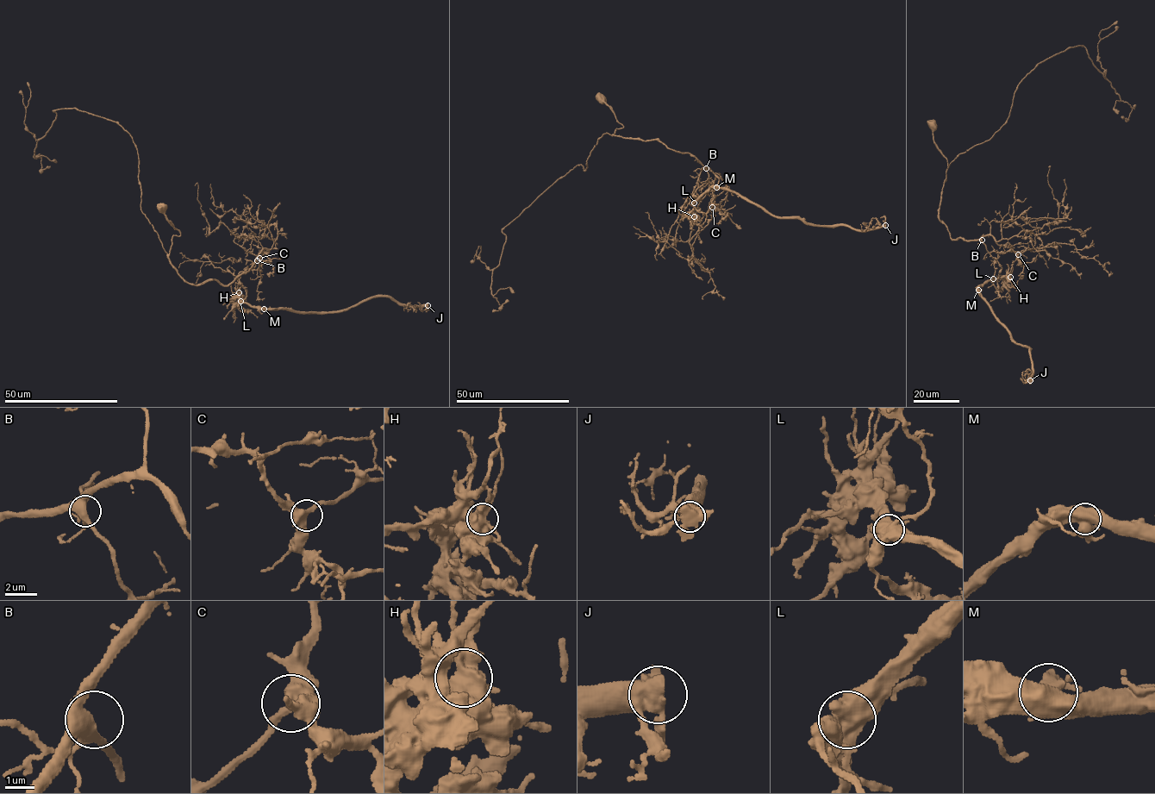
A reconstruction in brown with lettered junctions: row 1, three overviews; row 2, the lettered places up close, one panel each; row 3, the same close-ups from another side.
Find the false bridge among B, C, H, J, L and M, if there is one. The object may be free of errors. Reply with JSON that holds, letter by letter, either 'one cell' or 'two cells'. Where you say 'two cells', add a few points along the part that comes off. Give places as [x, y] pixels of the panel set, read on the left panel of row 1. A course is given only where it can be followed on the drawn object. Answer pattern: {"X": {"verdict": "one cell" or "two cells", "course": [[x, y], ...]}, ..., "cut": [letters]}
{"B": {"verdict": "one cell"}, "C": {"verdict": "one cell"}, "H": {"verdict": "one cell"}, "J": {"verdict": "one cell"}, "L": {"verdict": "two cells", "course": [[240, 301], [261, 308], [317, 313], [342, 311], [373, 296], [390, 296], [402, 304], [428, 309], [423, 309]]}, "M": {"verdict": "one cell"}, "cut": ["L"]}

